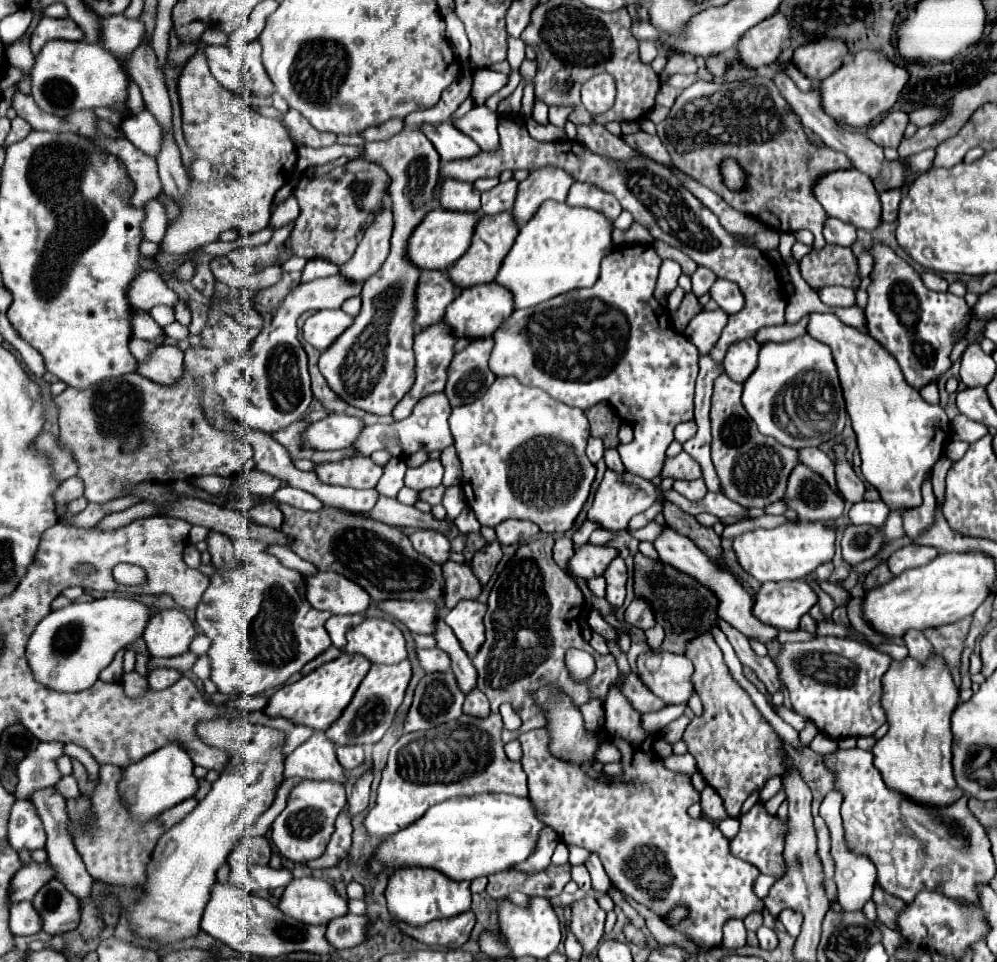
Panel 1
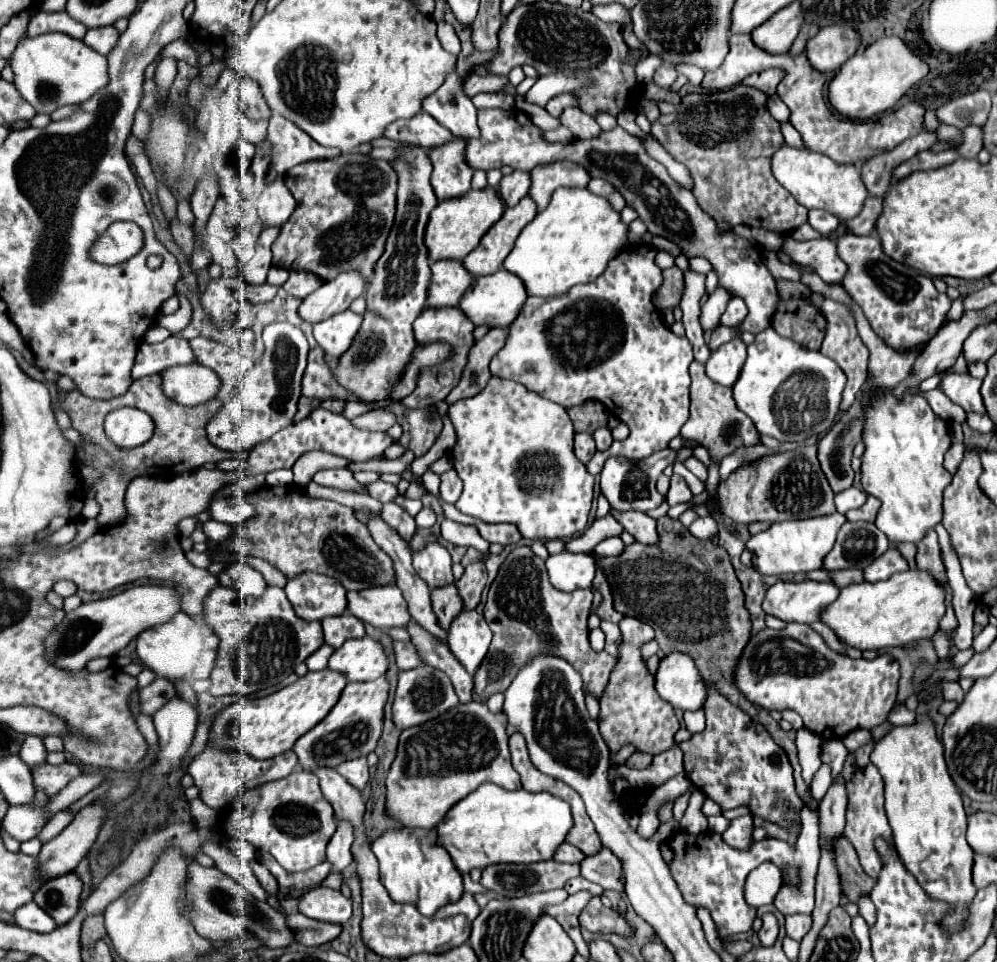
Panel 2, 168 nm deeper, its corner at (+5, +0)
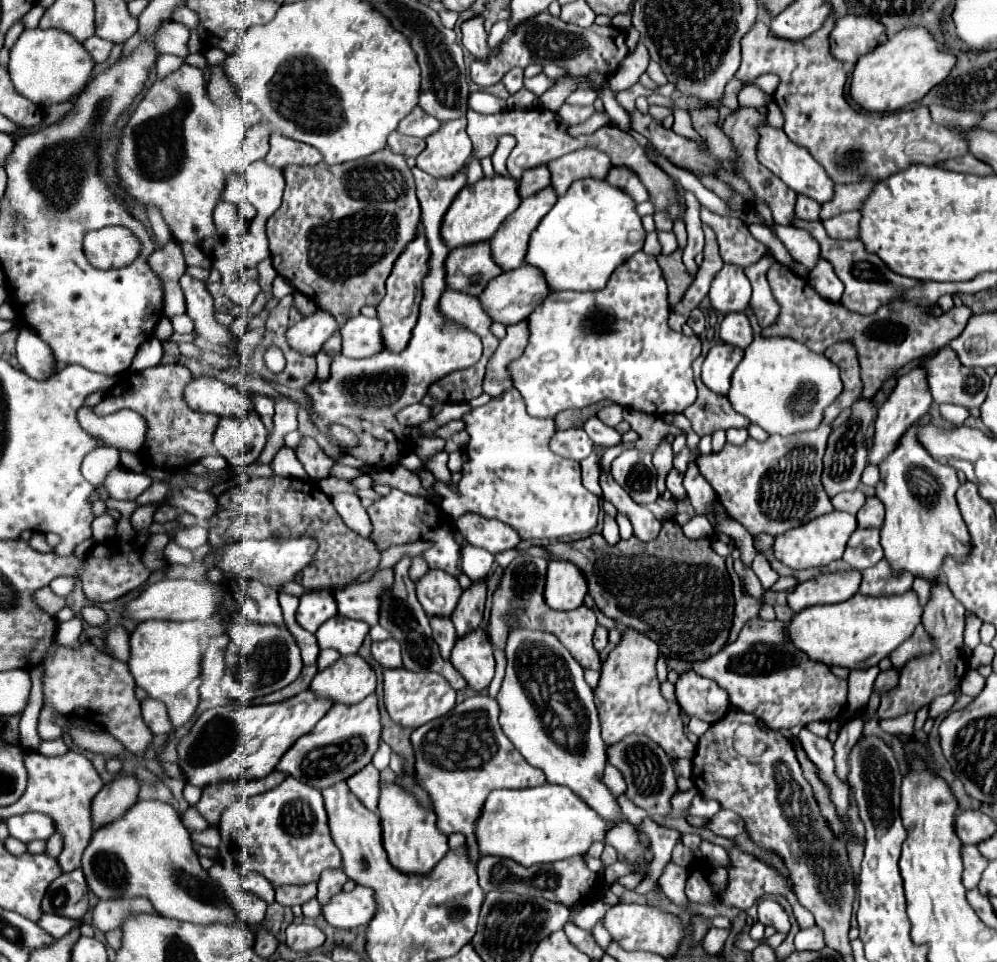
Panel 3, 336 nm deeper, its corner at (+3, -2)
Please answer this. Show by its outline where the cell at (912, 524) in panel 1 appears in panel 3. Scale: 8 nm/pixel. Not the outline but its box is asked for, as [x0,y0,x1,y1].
[877,581,967,719]

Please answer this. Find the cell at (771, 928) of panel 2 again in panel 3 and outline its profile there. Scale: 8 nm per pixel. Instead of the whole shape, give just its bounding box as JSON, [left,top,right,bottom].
[759,899,789,933]

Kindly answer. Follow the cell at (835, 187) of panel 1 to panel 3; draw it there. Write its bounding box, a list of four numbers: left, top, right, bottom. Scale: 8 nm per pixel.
[757,125,835,203]

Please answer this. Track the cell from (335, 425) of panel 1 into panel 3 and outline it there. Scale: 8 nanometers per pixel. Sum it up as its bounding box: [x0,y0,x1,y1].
[397,403,429,425]

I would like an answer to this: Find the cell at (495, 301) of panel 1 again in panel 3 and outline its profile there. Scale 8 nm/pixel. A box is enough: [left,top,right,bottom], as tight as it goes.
[479,265,549,325]

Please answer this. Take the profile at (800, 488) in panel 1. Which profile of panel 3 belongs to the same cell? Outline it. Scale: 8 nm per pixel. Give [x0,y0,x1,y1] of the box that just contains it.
[697,341,863,535]

